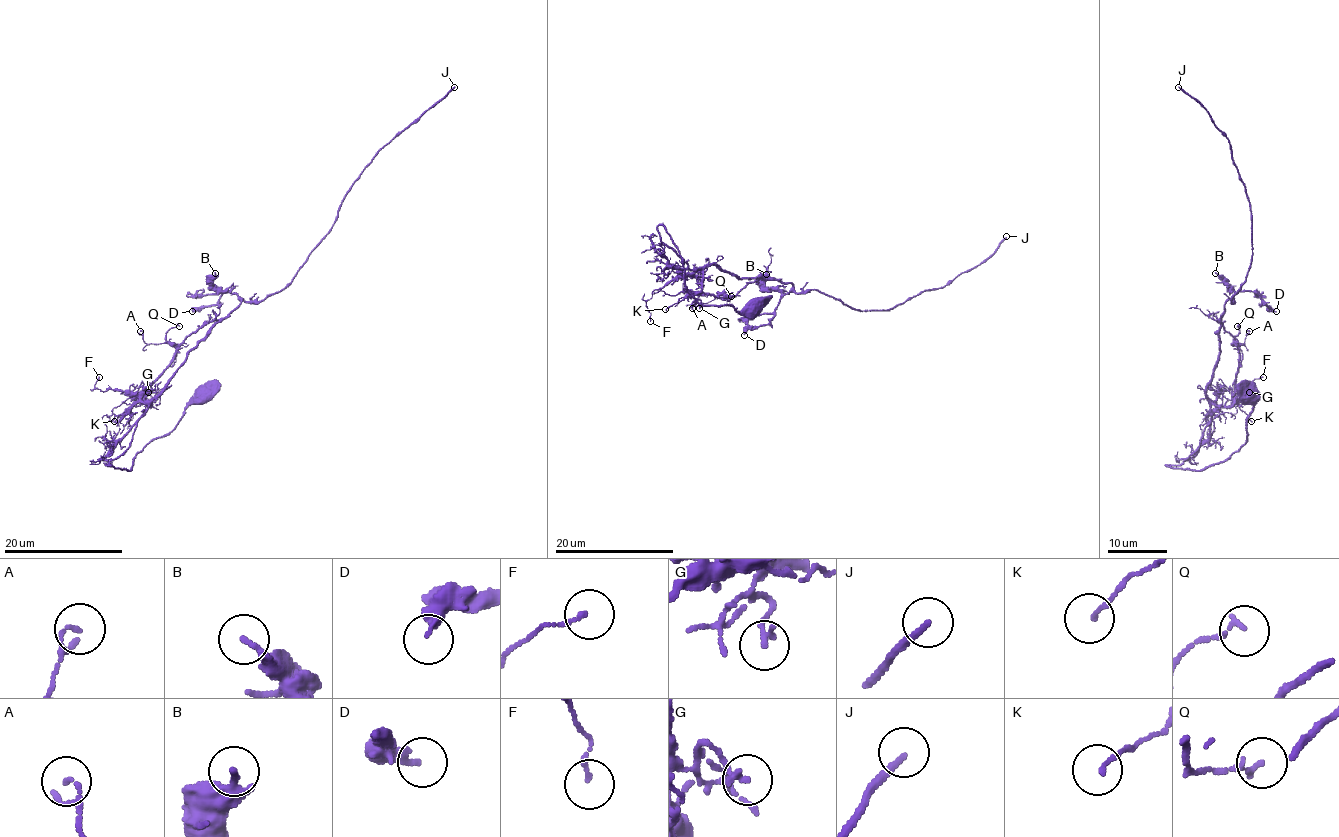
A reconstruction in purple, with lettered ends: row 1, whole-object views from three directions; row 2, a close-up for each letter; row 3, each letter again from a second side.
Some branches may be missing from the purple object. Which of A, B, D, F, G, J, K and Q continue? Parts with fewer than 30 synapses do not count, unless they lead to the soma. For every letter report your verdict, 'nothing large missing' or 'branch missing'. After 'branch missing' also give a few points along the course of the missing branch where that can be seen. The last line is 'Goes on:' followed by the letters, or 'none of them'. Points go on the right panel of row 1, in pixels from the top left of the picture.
A: nothing large missing
B: nothing large missing
D: nothing large missing
F: nothing large missing
G: nothing large missing
J: branch missing
K: nothing large missing
Q: nothing large missing
Goes on: J

